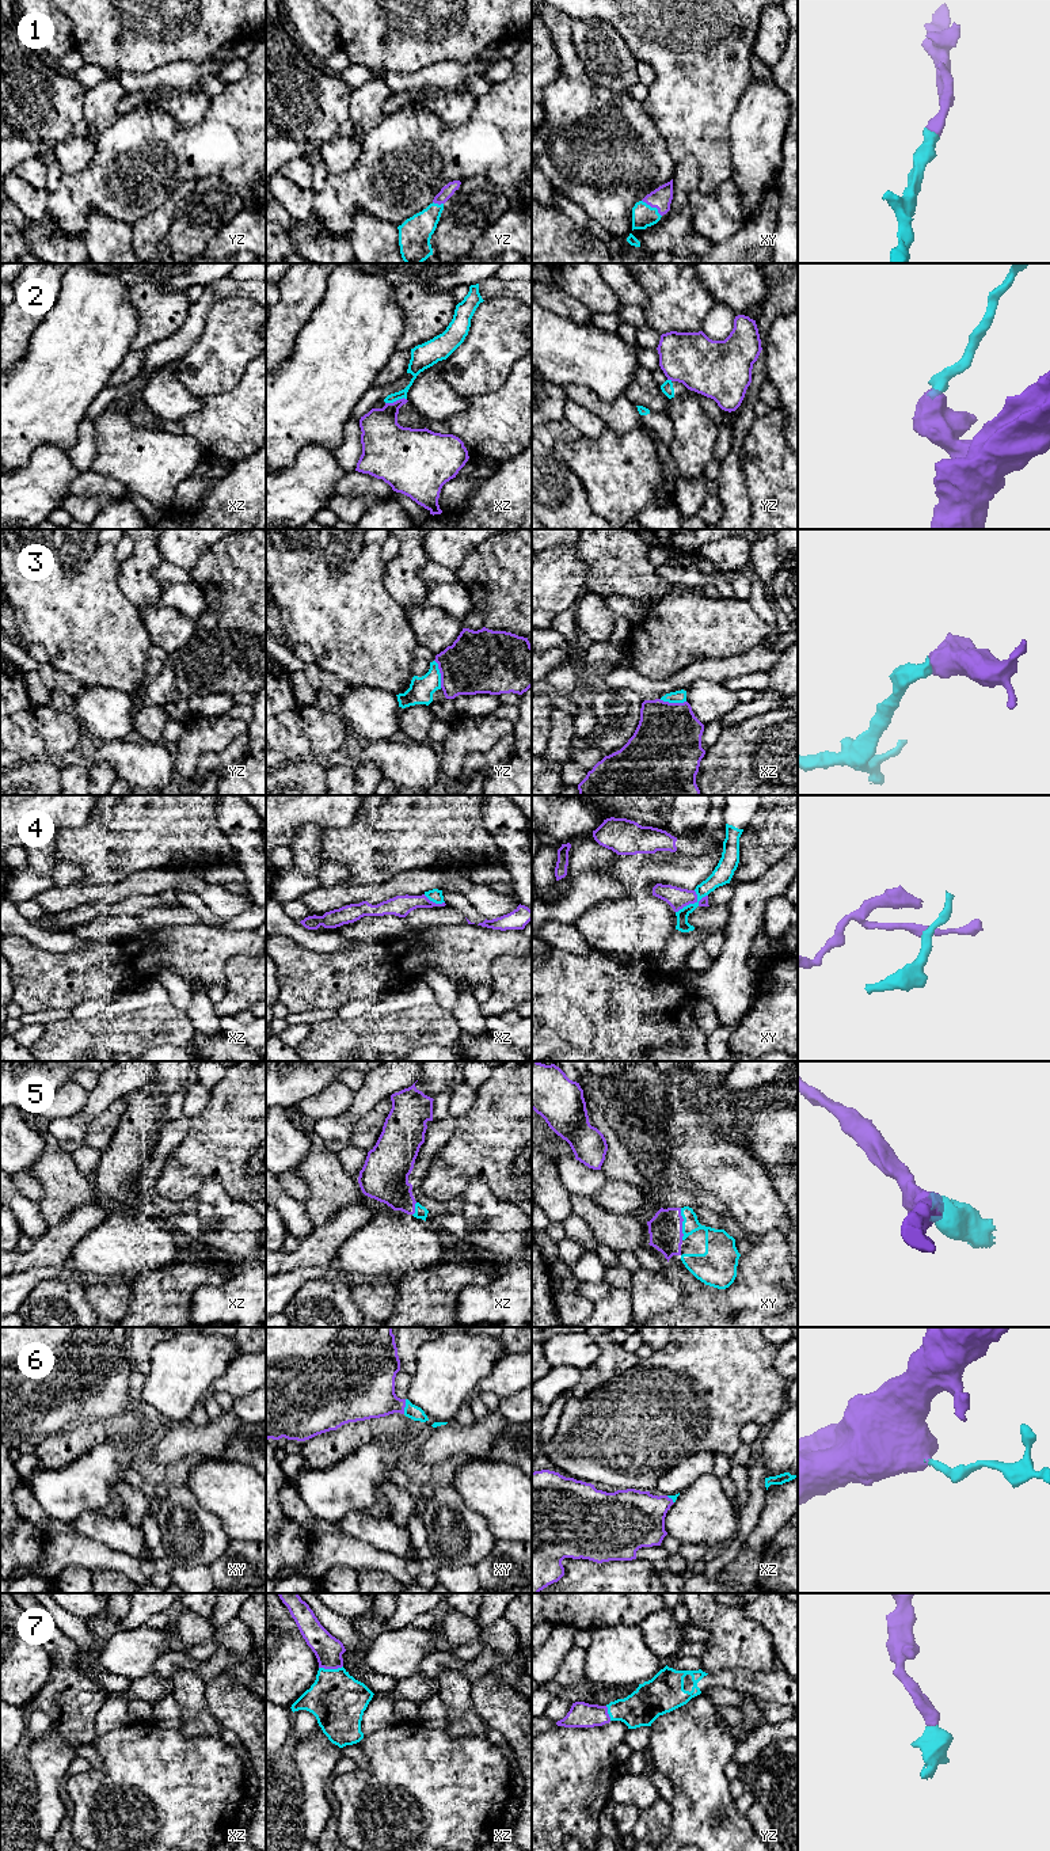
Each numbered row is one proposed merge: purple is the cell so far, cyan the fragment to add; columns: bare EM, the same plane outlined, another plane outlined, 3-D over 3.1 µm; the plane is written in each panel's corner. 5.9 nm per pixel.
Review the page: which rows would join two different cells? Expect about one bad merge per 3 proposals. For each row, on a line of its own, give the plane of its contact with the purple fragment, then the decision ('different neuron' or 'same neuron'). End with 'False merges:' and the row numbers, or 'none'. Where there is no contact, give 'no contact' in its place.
1: meets purple in xy; same neuron
2: meets purple in xz; different neuron
3: meets purple in yz; same neuron
4: meets purple in xy; different neuron
5: meets purple in xy; same neuron
6: meets purple in xy; same neuron
7: meets purple in xz; same neuron
False merges: 2, 4

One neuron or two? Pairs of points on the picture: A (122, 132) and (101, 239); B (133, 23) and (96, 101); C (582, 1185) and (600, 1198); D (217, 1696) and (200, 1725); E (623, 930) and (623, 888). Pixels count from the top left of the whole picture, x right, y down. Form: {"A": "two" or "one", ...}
{"A": "two", "B": "two", "C": "two", "D": "two", "E": "two"}

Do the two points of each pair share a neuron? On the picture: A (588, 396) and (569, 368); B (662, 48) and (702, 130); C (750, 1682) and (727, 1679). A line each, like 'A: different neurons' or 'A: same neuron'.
A: different neurons
B: same neuron
C: same neuron

